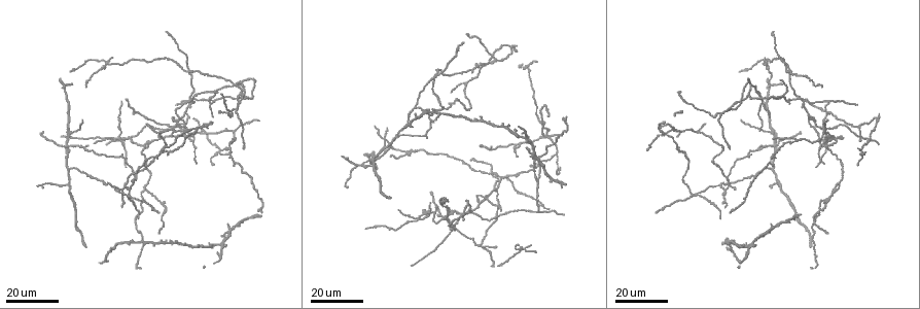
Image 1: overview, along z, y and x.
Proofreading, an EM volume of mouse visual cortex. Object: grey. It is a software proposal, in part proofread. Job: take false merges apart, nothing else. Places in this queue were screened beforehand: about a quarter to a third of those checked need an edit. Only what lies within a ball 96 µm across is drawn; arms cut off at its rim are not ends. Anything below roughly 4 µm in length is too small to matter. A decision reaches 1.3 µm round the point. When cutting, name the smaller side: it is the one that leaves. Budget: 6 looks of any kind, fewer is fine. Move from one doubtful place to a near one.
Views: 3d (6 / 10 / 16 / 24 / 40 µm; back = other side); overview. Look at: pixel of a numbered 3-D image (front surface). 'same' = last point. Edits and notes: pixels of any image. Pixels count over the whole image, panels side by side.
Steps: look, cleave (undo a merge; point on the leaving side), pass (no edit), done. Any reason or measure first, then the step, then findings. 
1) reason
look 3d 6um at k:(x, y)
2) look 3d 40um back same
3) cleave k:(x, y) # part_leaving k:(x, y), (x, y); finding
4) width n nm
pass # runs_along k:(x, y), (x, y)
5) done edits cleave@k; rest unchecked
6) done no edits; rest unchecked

arms part here
look 3d 24um at 1:(727, 189)

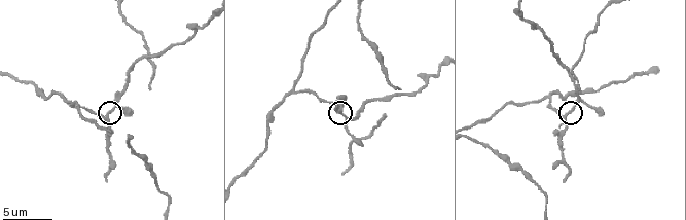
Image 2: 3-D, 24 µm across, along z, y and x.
zoom in
look 3d 6um at 2:(565, 118)

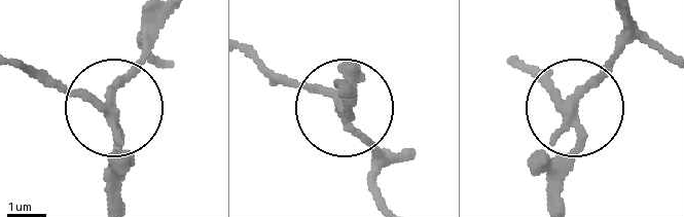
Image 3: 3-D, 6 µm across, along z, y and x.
width 220 nm
cleave 3:(60, 85) # part_leaving 3:(113, 114), (18, 62); two cells meet here

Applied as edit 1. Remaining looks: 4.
look overview

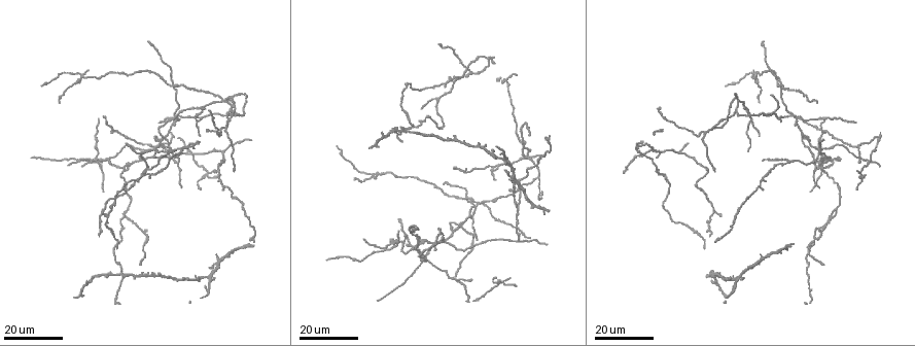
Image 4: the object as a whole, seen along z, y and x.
arms part here
look 3d 16um at 4:(129, 165)

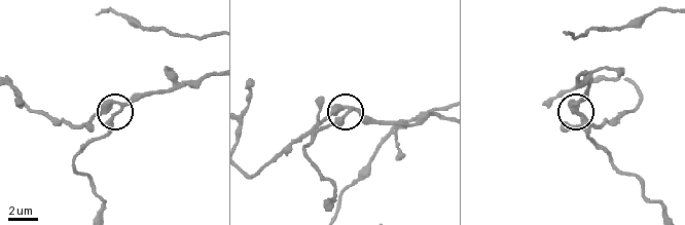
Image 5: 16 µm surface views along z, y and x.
look 3d 6um at 5:(583, 121)

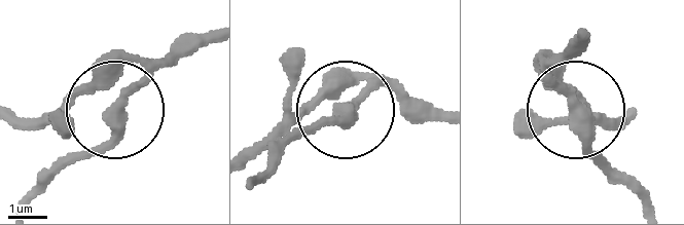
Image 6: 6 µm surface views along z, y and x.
pass # all the same cell

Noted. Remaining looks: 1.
done edits cleave@3; rest unchecked

